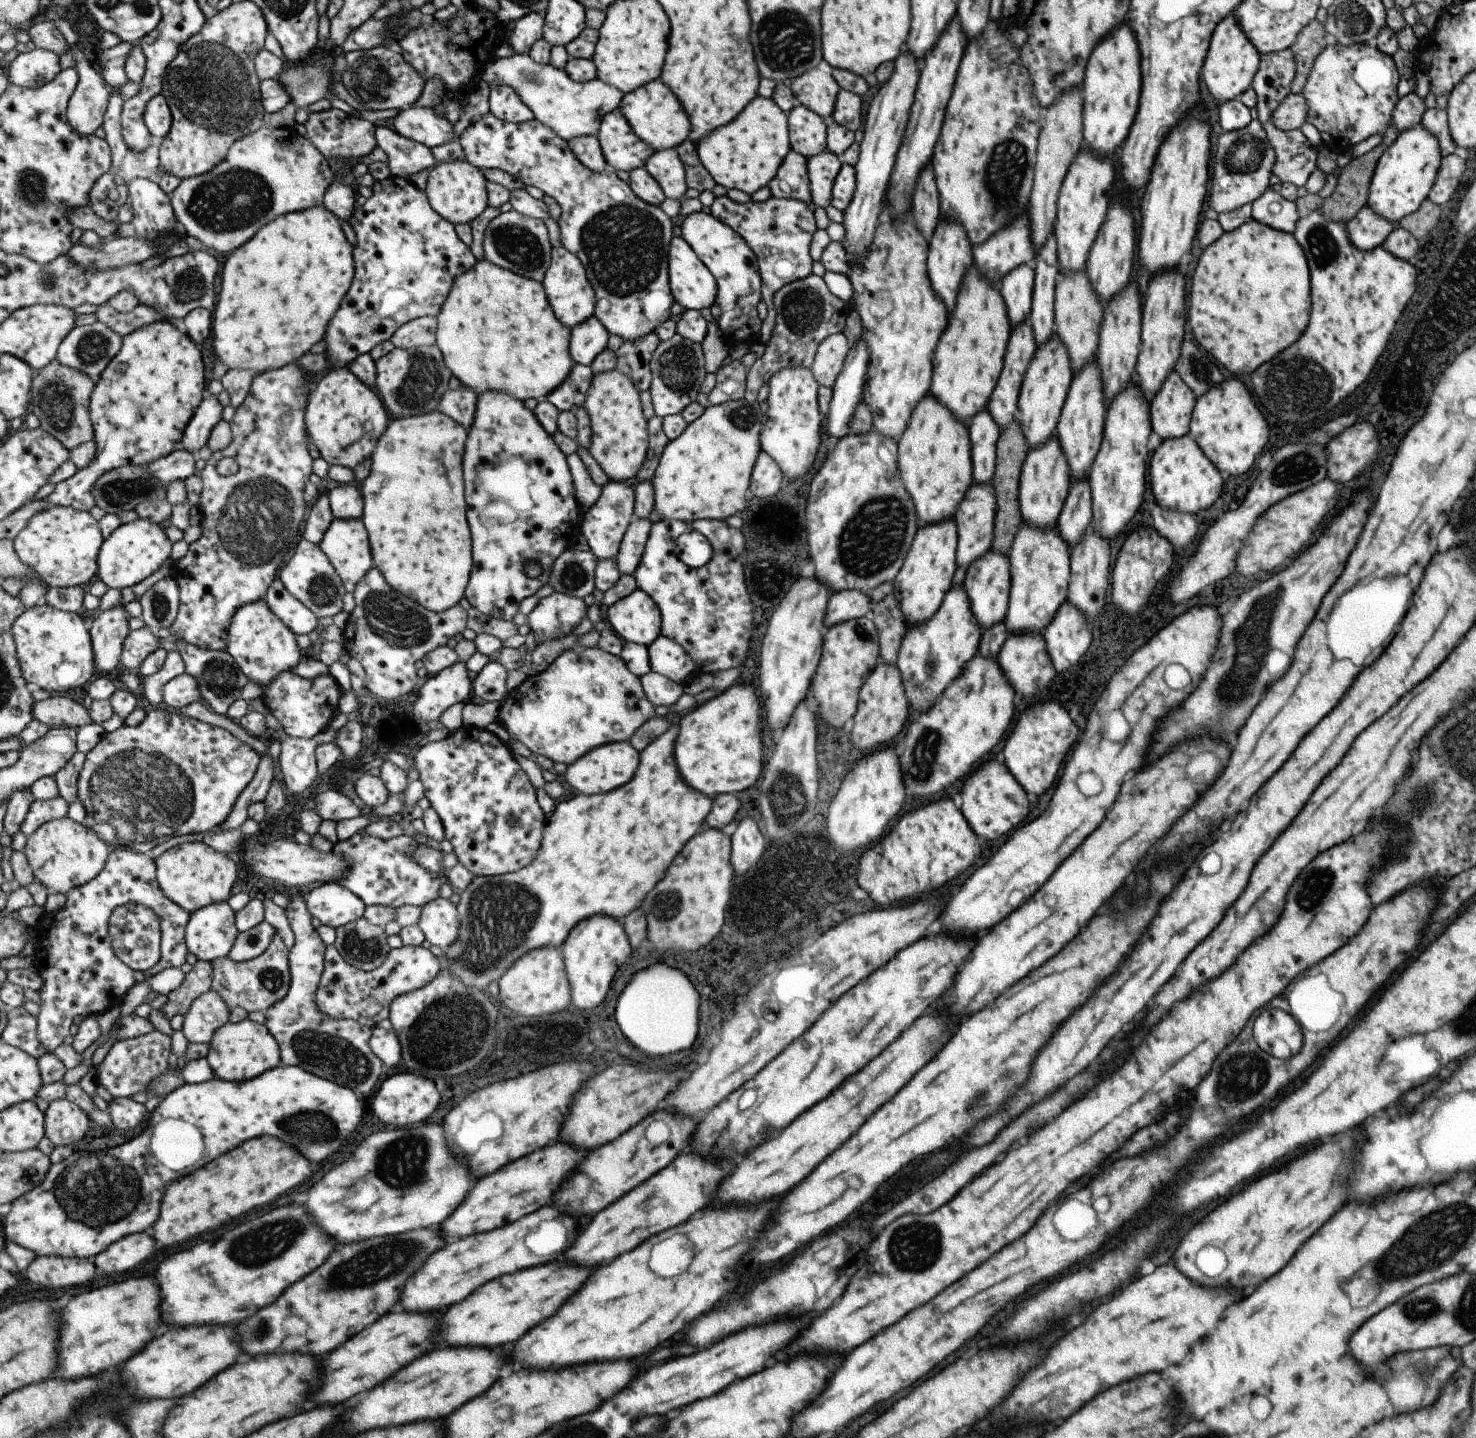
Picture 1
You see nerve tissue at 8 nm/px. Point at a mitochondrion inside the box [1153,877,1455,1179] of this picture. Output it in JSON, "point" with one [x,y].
{"point":[1240,1076]}

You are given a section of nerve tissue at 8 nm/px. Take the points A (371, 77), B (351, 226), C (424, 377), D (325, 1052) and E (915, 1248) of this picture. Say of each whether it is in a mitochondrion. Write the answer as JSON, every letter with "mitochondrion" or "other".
{"A":"mitochondrion","B":"other","C":"mitochondrion","D":"mitochondrion","E":"mitochondrion"}

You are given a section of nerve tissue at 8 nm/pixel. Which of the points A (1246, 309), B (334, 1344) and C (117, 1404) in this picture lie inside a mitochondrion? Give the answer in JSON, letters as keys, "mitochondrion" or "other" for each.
{"A":"other","B":"other","C":"mitochondrion"}

